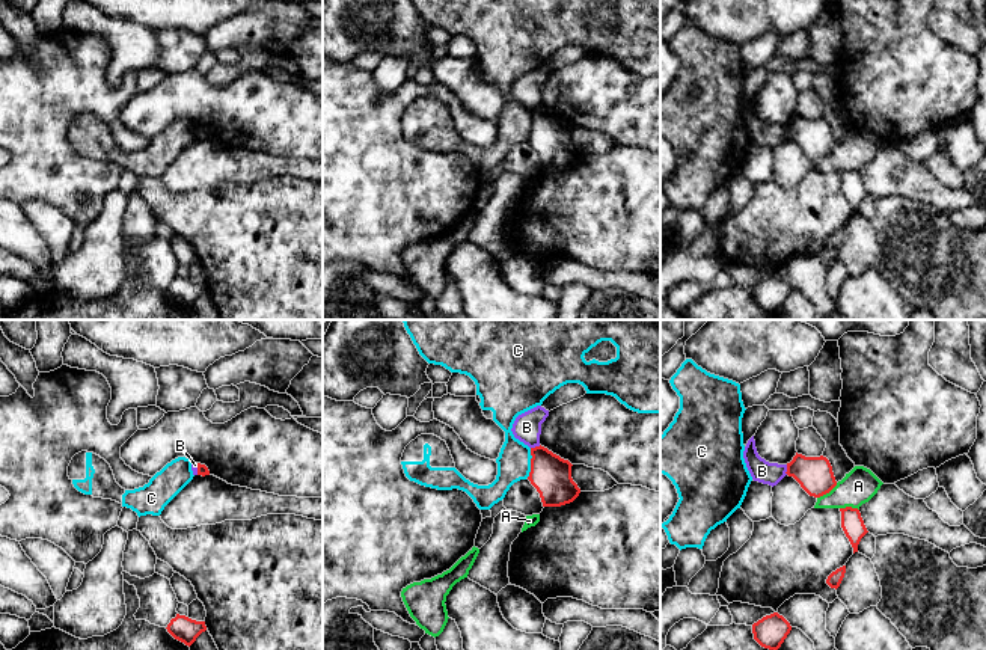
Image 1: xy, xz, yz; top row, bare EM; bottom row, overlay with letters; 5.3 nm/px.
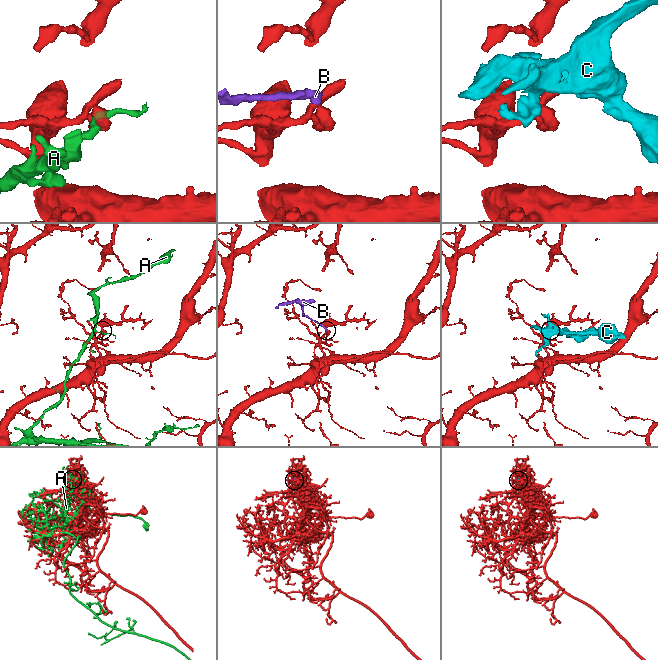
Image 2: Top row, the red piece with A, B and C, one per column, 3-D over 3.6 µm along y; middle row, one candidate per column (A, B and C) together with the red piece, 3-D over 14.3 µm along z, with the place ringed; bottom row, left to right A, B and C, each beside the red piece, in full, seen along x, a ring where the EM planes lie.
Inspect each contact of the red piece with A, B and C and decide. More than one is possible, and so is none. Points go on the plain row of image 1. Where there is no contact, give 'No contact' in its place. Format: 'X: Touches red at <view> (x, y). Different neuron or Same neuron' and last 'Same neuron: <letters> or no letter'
A: Touches red at yz (826, 154). Different neuron
B: Touches red at yz (787, 131). Different neuron
C: Touches red at xz (531, 125). Different neuron
Same neuron: no letter

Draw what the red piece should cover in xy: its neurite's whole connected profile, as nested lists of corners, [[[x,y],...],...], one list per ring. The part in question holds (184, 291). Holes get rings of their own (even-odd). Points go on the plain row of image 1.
[[[176,276],[166,291],[175,302],[190,309],[196,300],[207,293],[207,288],[205,284],[196,284],[185,277]]]

